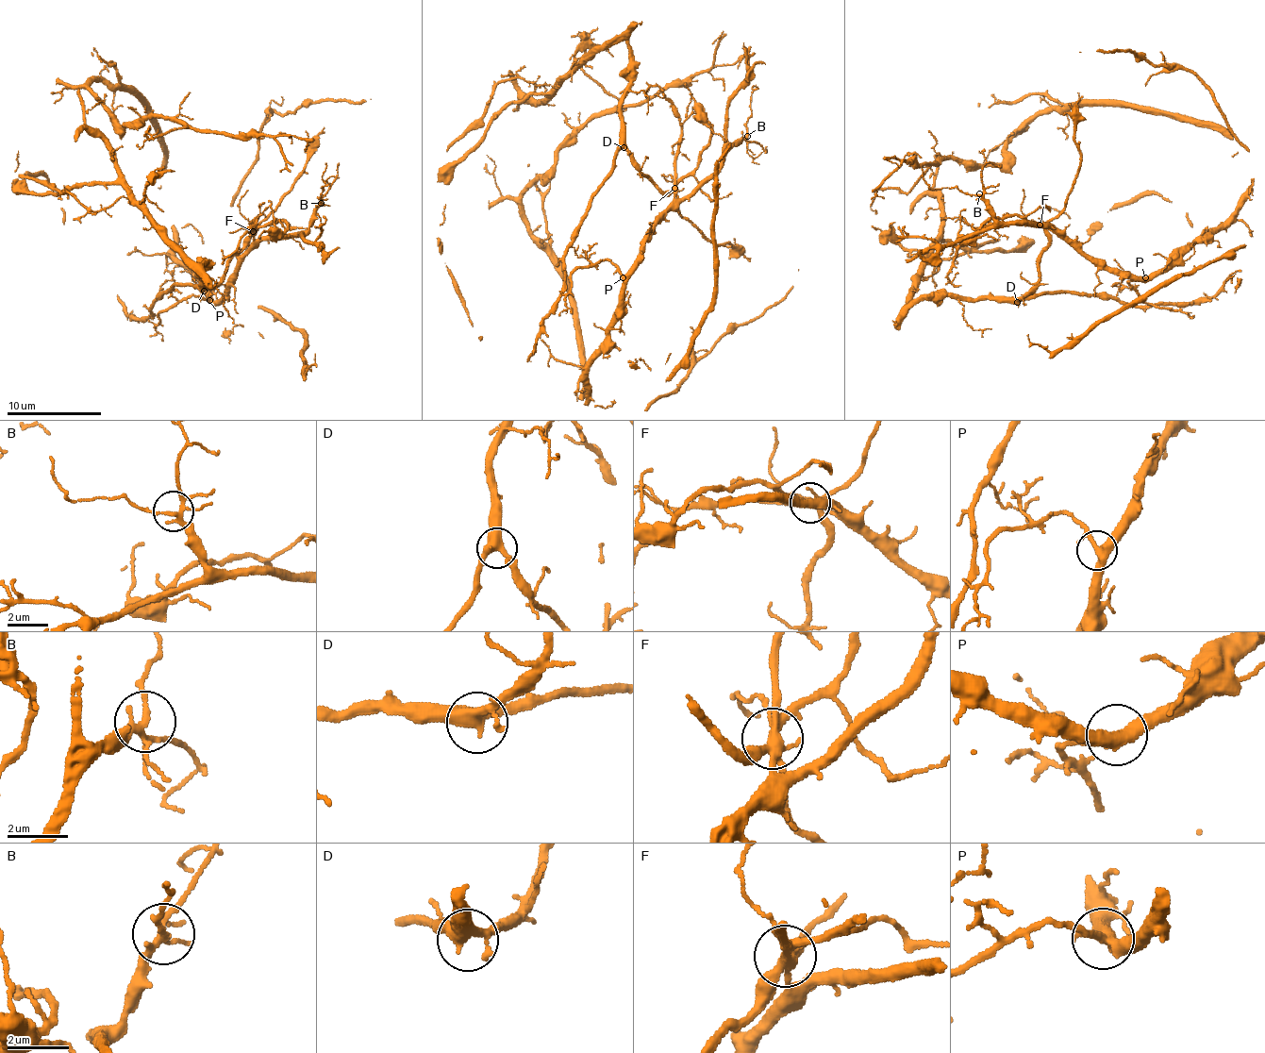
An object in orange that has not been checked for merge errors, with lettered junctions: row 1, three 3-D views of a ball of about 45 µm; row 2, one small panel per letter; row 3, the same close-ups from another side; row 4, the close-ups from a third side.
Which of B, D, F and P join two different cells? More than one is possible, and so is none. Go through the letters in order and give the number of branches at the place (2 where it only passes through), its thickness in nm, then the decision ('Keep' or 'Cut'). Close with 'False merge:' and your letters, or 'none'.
B: Branches: 5. Thickness 200 nm. Keep
D: Branches: 4. Thickness 400 nm. Keep
F: Branches: 6. Thickness 360 nm. Cut
P: Branches: 4. Thickness 340 nm. Keep
False merge: F

